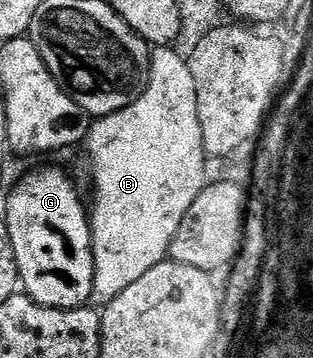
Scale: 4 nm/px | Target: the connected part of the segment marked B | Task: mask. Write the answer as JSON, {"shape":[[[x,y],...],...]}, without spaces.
{"shape":[[[171,46],[154,47],[145,92],[121,112],[96,119],[86,136],[86,146],[92,162],[91,174],[95,177],[95,207],[92,205],[89,210],[95,261],[94,297],[106,304],[121,296],[129,284],[141,280],[149,268],[157,268],[157,264],[170,255],[173,236],[177,236],[185,212],[193,208],[193,200],[197,200],[205,185],[203,173],[209,159],[205,155],[200,116],[197,114],[196,84],[186,57]]]}

